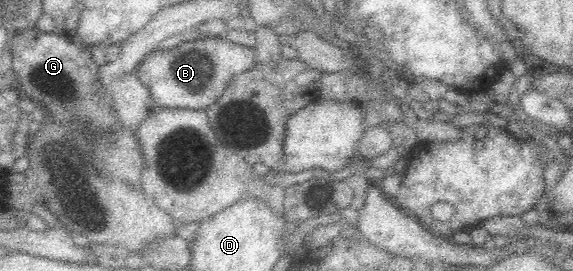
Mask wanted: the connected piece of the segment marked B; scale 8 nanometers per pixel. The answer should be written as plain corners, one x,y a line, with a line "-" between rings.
208,36
150,54
137,66
135,74
149,90
158,108
208,108
222,96
228,83
256,63
256,49
230,42
220,36

